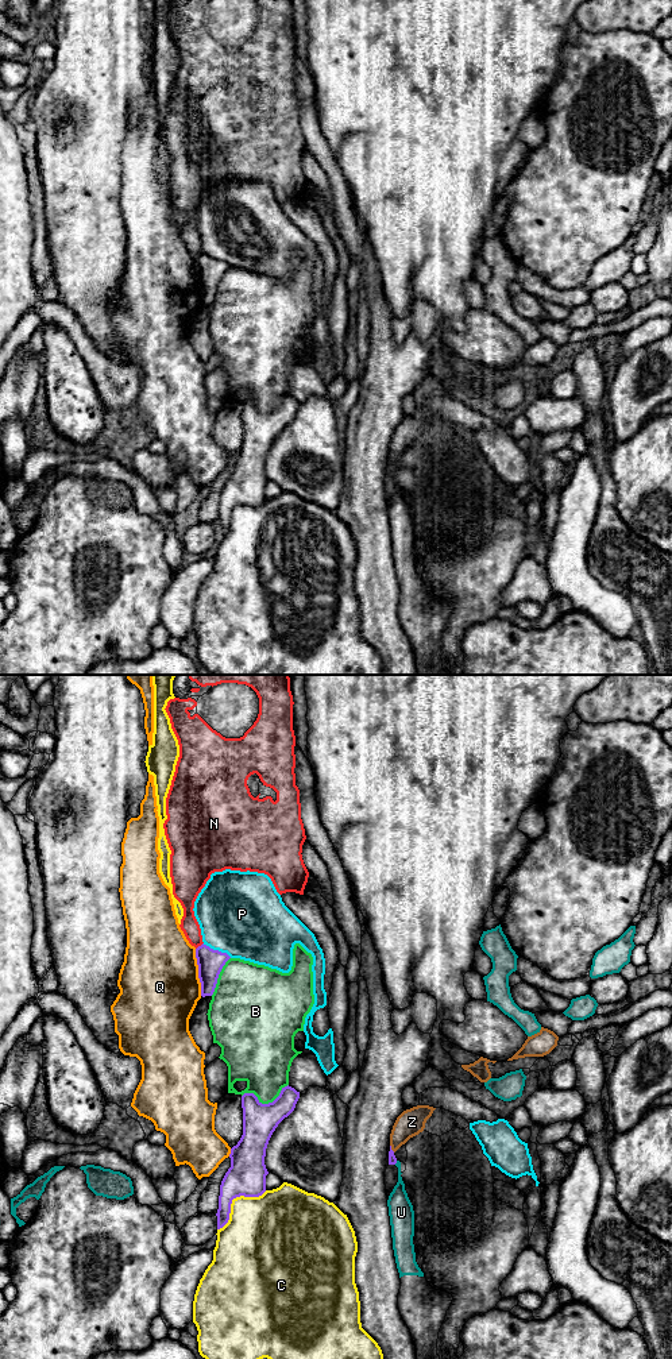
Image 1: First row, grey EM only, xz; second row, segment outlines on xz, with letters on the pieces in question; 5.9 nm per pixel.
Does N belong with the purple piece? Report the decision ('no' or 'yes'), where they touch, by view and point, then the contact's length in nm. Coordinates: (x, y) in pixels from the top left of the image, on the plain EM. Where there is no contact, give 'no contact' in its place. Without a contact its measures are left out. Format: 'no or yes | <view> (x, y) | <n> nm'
no | xz (199, 255) | 60 nm

